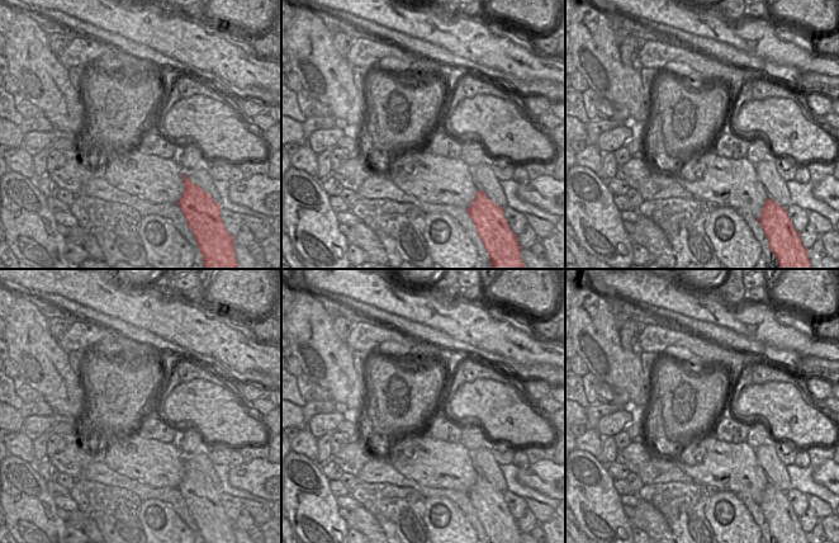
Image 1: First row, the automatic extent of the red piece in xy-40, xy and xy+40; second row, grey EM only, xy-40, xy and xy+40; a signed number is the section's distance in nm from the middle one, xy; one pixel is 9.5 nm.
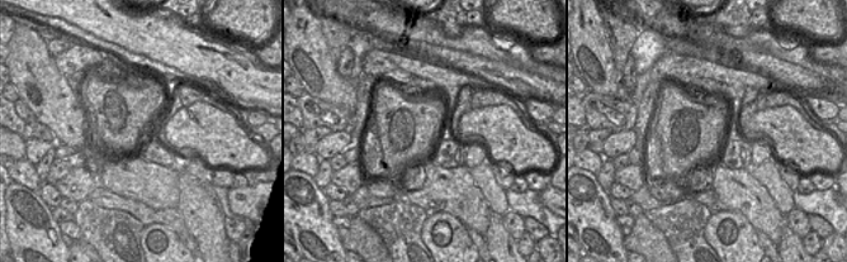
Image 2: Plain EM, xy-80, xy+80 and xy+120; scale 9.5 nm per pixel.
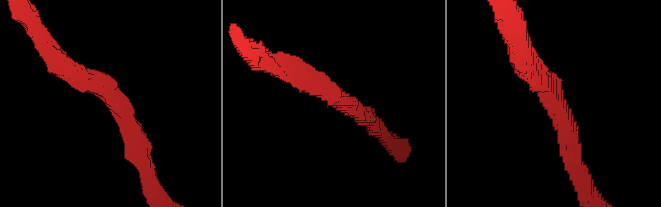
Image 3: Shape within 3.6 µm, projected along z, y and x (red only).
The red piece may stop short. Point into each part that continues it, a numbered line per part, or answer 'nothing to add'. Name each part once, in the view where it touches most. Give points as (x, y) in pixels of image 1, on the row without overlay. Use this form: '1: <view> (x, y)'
nothing to add

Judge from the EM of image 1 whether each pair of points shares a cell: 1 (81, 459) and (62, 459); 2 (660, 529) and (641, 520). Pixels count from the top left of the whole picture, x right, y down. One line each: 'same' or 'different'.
1: same
2: same

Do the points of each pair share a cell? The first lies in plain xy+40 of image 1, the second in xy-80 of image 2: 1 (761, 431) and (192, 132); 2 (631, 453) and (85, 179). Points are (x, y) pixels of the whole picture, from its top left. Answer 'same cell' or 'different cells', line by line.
1: different cells
2: same cell

